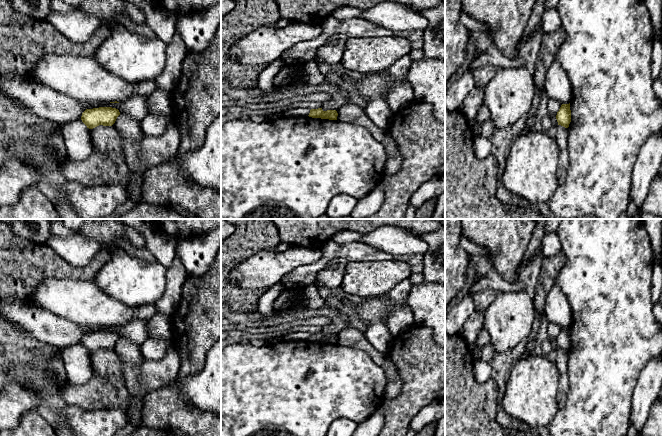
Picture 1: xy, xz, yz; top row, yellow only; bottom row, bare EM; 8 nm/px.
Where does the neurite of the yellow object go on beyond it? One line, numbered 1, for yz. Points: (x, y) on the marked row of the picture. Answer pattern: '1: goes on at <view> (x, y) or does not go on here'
1: does not go on here

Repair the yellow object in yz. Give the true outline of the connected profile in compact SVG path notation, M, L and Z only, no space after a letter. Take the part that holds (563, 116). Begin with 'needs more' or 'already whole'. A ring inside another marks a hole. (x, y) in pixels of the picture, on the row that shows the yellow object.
already whole | M570 103L561 105L559 111L557 112L556 119L558 125L561 125L565 128L569 127L569 124L571 122Z

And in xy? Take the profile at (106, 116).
already whole | M99 107L93 109L86 109L81 116L82 122L89 129L93 129L99 125L112 126L120 112L112 107Z

